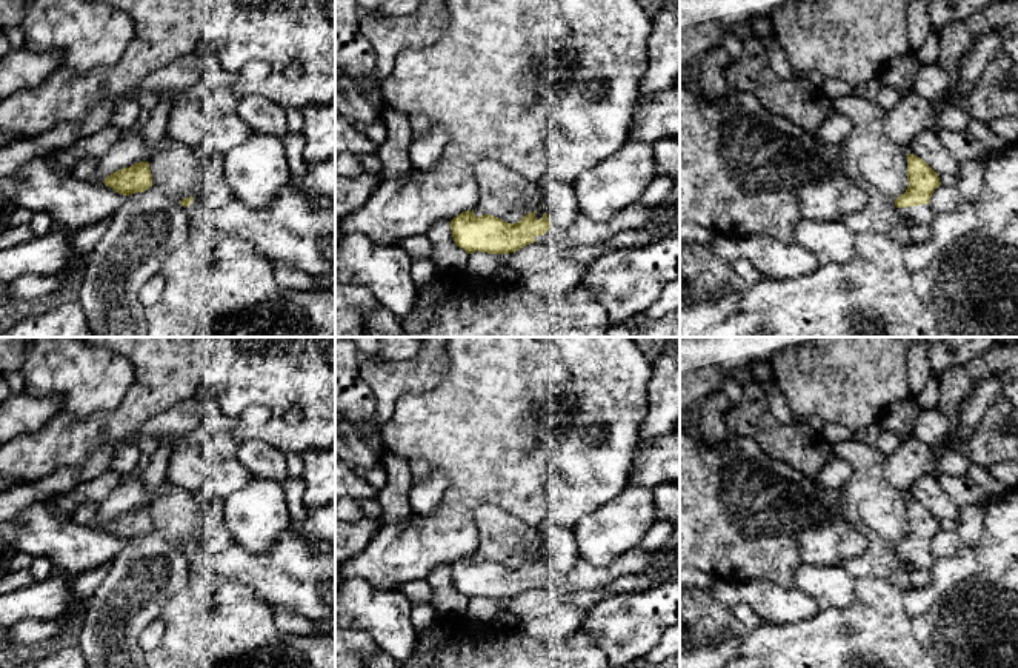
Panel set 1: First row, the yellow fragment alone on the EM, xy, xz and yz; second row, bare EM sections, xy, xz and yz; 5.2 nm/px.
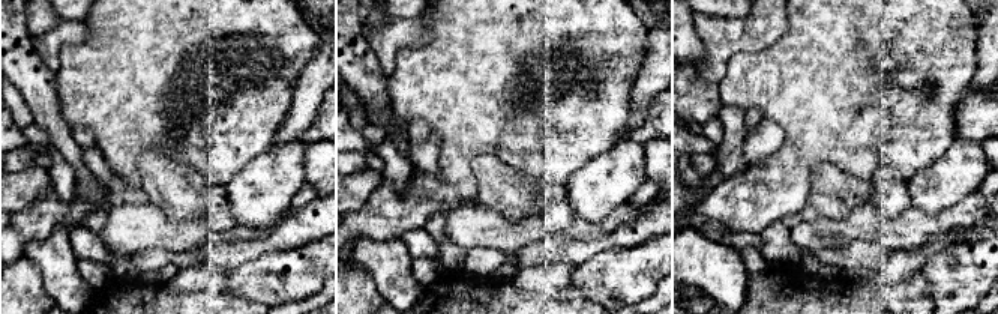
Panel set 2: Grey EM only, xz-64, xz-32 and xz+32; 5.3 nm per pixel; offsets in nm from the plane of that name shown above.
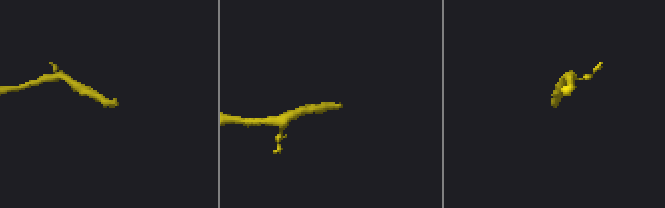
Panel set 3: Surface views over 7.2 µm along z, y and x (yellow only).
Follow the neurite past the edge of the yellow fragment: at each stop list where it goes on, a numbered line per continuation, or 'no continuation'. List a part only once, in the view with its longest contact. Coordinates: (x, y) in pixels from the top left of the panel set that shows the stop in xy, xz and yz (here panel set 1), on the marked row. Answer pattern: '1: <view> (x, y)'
1: yz (920, 214)

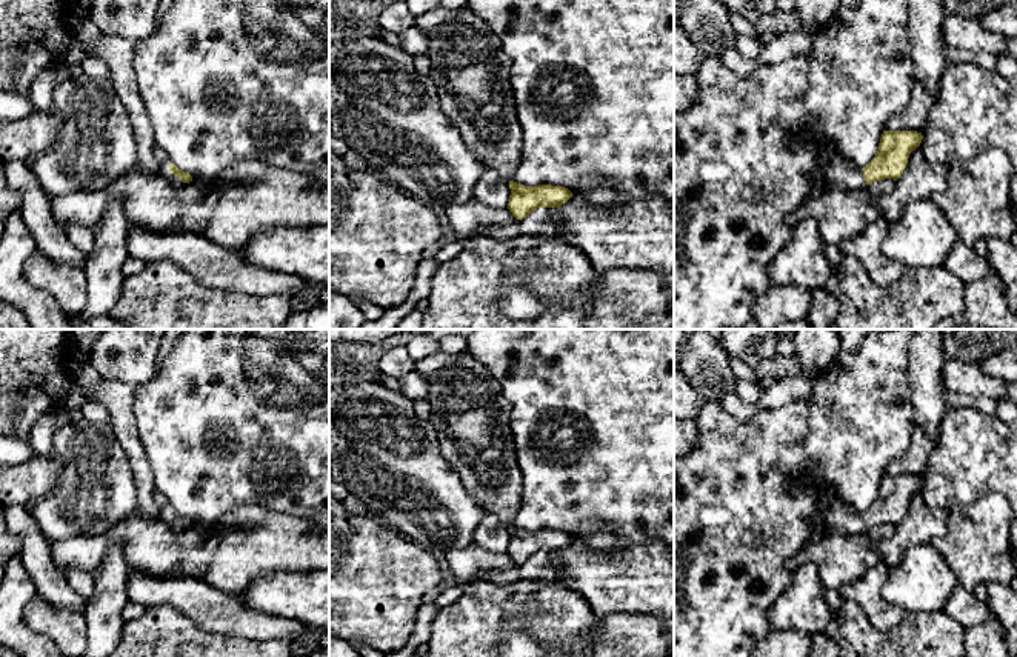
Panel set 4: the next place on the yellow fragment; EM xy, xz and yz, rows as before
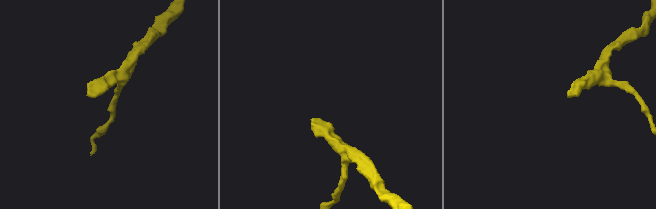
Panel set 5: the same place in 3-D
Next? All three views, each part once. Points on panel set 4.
1: xy (162, 157)

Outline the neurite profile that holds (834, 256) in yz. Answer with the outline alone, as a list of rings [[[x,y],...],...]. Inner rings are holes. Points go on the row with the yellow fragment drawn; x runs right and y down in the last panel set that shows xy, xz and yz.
[[[825,245],[823,254],[825,254],[825,257],[826,257],[828,263],[829,263],[831,271],[832,269],[840,271],[842,260],[845,257],[840,246]]]

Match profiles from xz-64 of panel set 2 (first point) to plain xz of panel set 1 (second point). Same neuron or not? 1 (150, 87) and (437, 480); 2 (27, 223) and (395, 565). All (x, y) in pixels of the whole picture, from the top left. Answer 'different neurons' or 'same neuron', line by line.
1: different neurons
2: same neuron

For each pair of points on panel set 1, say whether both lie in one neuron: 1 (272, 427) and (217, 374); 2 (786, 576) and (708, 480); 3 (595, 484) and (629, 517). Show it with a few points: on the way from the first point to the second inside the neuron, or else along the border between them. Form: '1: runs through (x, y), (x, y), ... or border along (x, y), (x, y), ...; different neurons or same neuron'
1: runs through (309, 420), (309, 402), (282, 374), (254, 374); same neuron
2: runs through (768, 551), (740, 521), (720, 505); same neuron
3: border along (628, 482), (611, 499), (580, 519); different neurons

